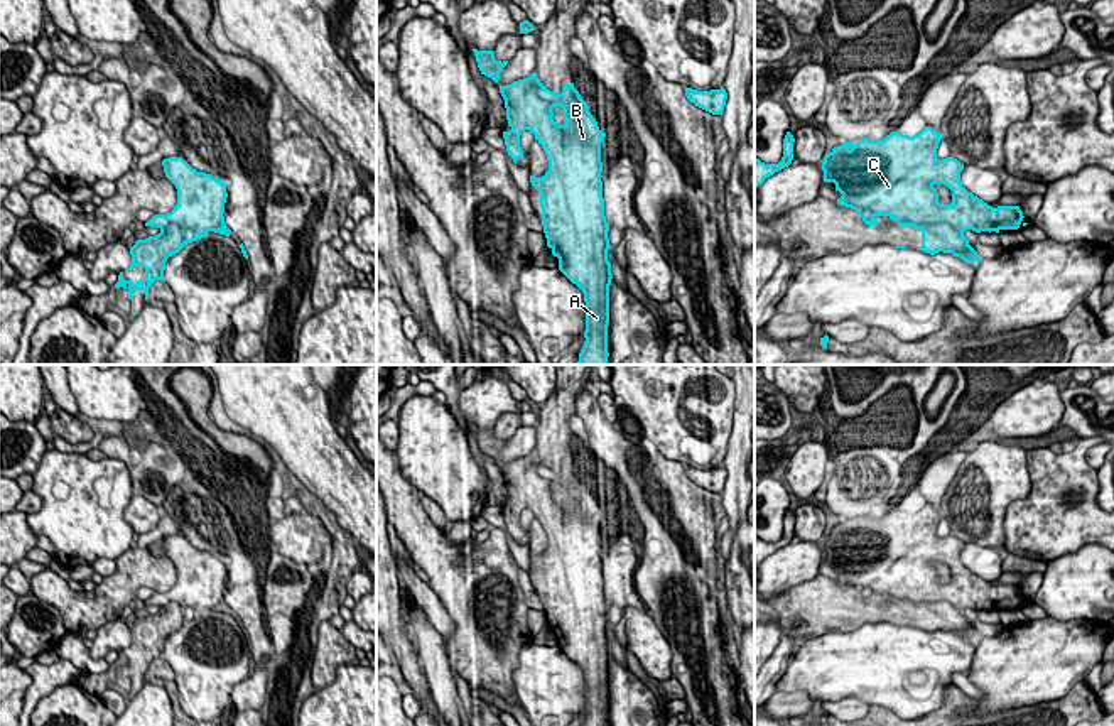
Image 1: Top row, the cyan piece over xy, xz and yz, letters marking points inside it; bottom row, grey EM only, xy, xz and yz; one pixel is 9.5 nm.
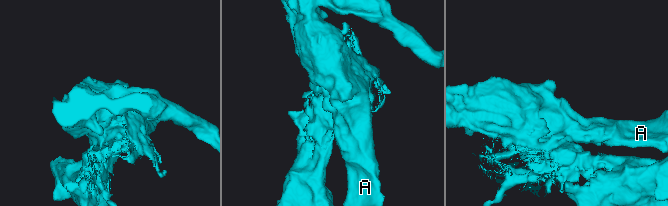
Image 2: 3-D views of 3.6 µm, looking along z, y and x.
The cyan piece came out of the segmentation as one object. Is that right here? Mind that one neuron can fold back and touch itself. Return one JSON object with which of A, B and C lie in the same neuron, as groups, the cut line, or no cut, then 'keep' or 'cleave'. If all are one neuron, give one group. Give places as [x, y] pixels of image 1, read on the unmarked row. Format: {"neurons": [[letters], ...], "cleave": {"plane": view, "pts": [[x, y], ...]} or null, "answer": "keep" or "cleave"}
{"neurons": [["A", "C"], ["B"]], "cleave": {"plane": "xz", "pts": [[554, 500], [564, 510], [579, 514], [596, 529], [601, 568]]}, "answer": "cleave"}

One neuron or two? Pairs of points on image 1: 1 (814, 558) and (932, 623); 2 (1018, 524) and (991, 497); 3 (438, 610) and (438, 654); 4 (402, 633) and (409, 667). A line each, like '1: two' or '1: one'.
1: two
2: two
3: two
4: one

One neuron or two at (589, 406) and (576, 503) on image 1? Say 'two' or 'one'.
two

